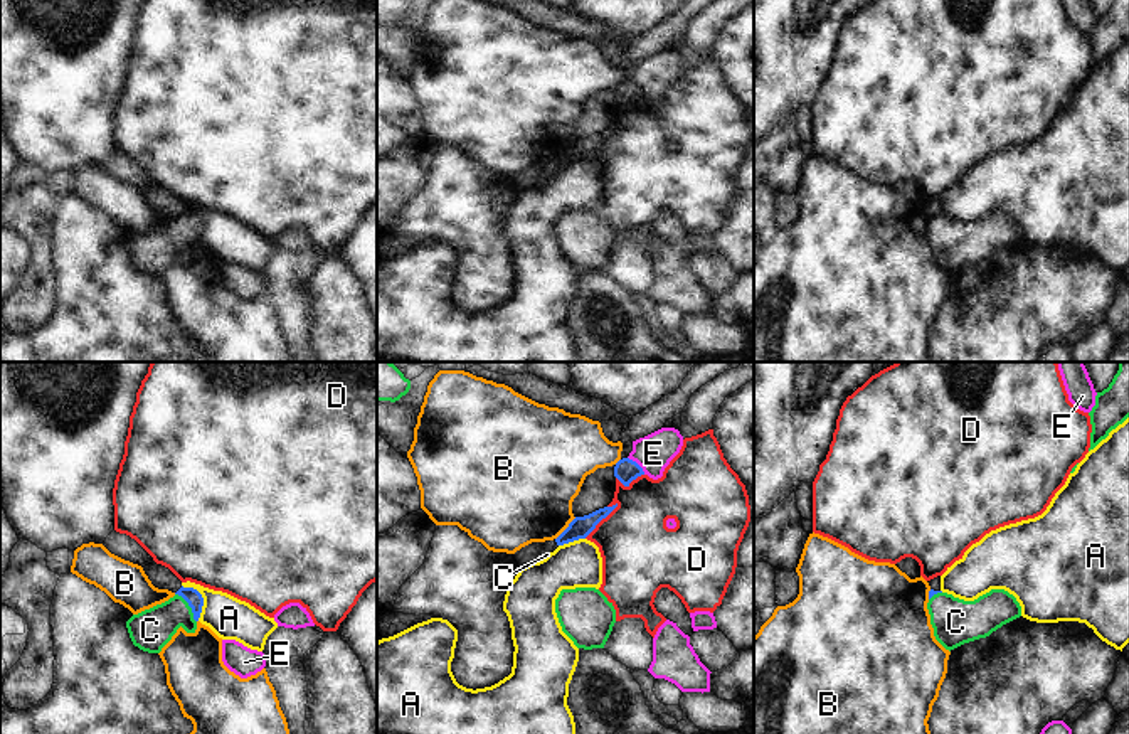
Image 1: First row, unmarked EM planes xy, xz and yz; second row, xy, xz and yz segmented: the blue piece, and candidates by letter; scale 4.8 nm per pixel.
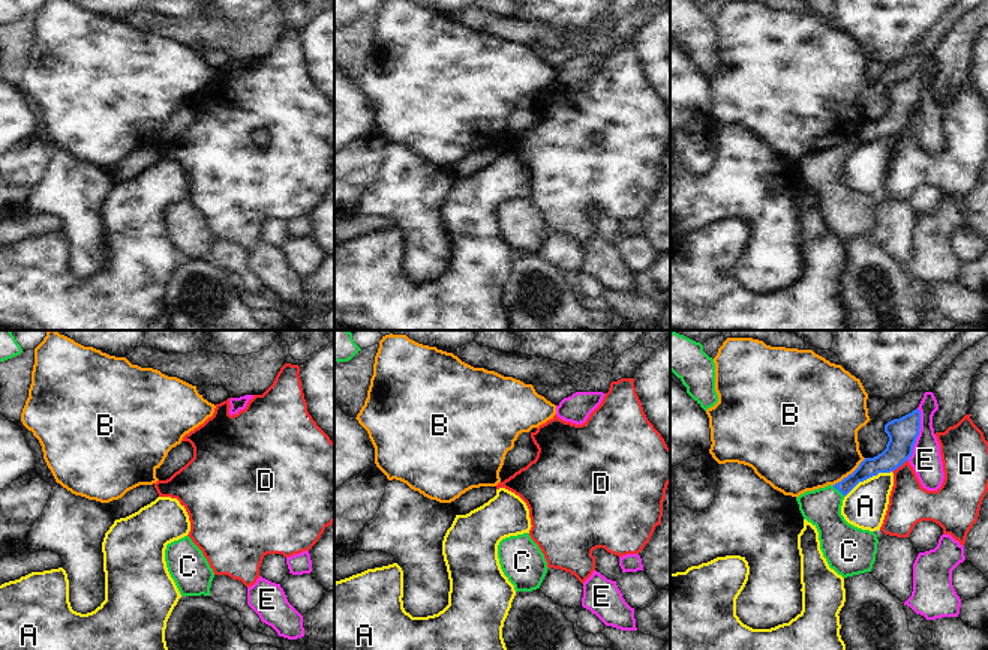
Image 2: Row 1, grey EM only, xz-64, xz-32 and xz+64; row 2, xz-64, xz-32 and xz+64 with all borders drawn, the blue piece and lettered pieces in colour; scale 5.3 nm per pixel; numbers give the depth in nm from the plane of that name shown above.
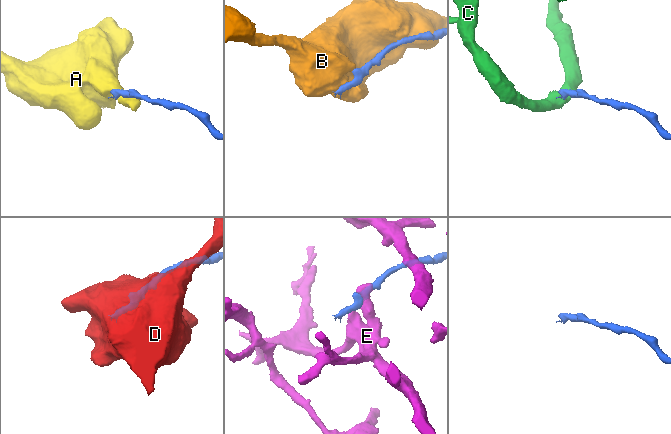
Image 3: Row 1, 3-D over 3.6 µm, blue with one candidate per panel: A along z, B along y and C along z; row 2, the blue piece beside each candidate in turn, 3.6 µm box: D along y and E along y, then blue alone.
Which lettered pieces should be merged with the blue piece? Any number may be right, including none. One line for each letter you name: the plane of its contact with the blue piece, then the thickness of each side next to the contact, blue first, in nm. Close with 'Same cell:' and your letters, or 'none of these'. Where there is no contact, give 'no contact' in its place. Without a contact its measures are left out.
C: contact in xy; calibres 80 and 200 nm
Same cell: C

